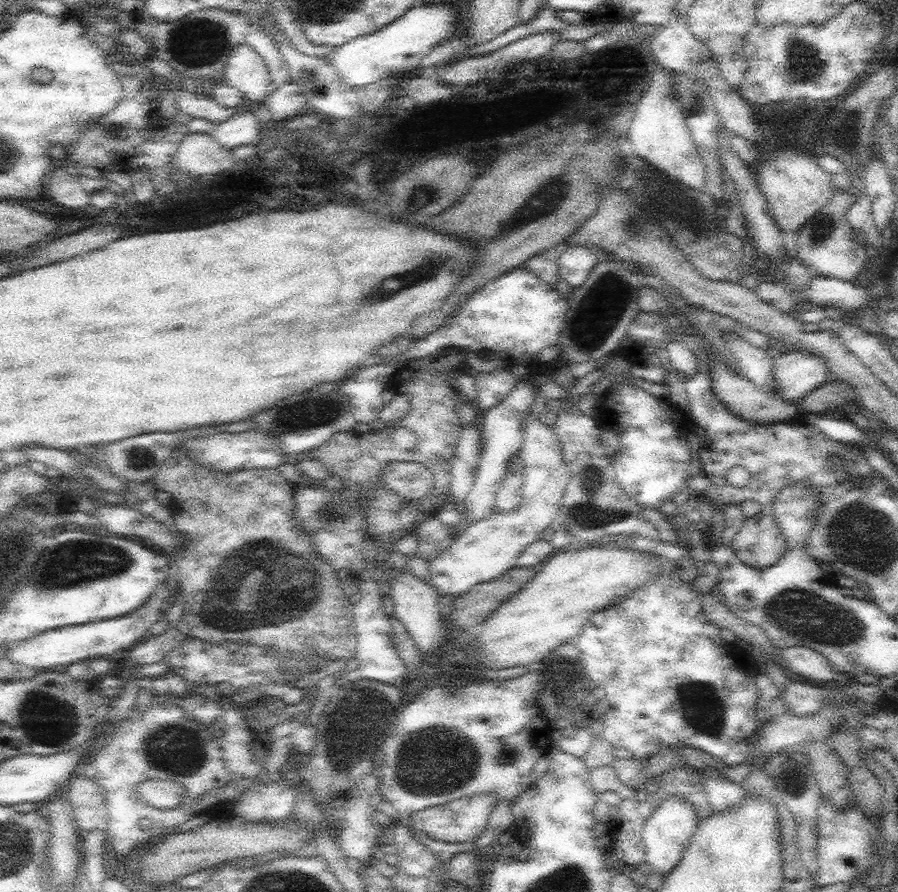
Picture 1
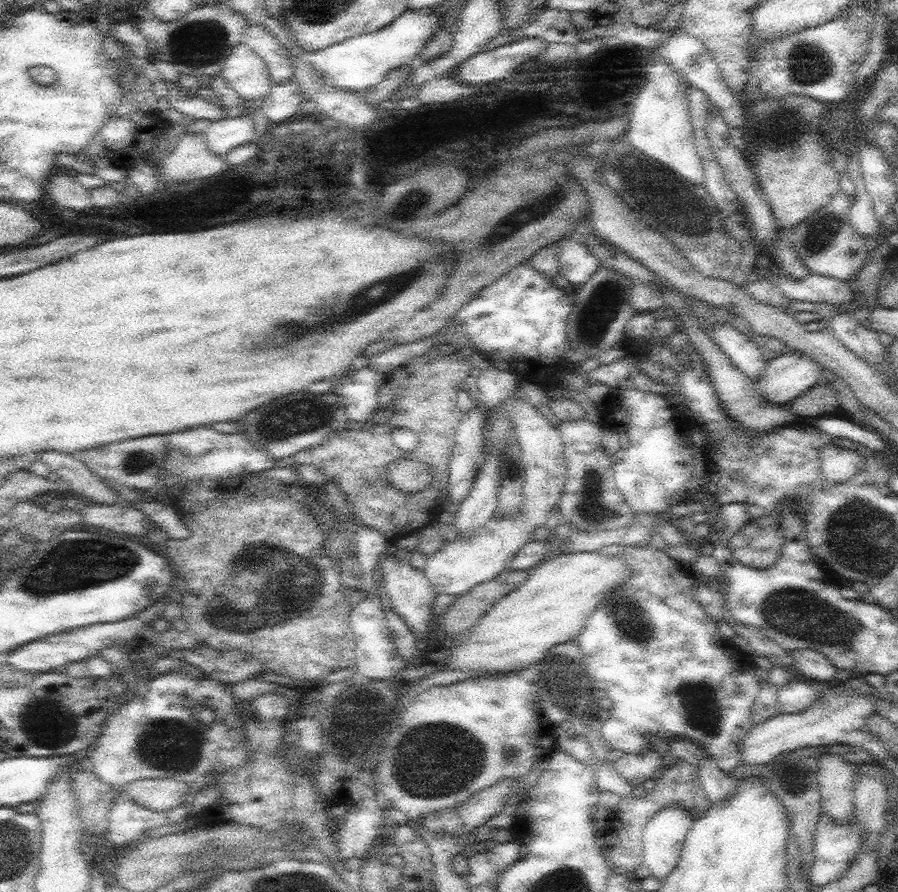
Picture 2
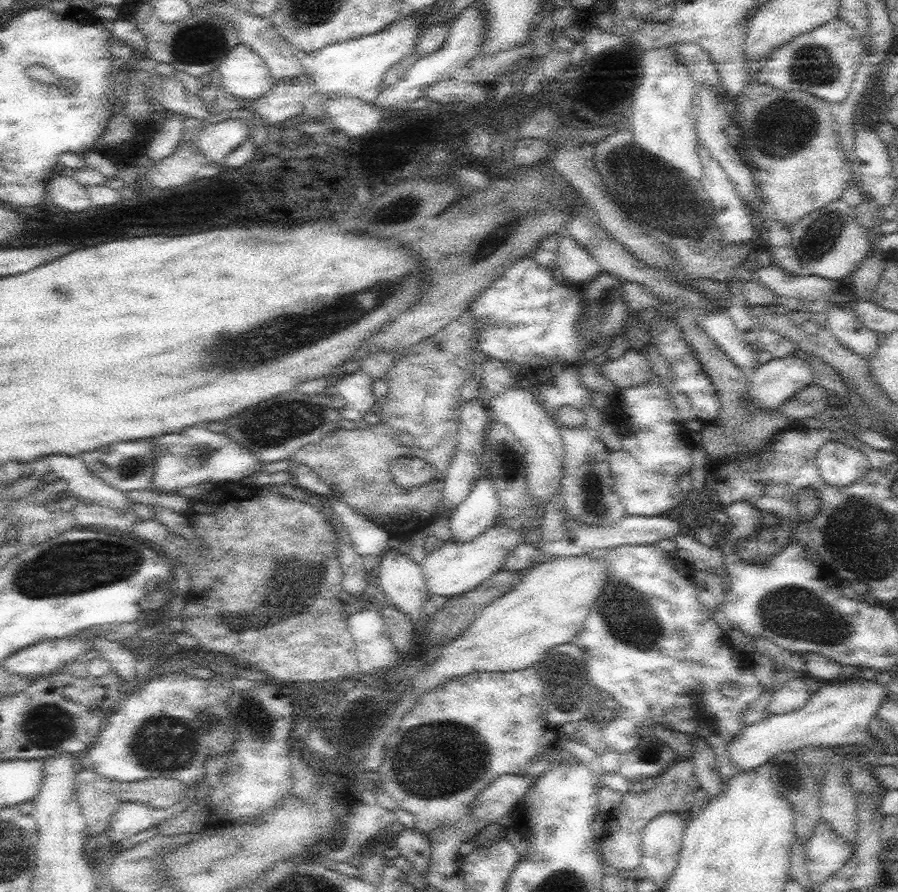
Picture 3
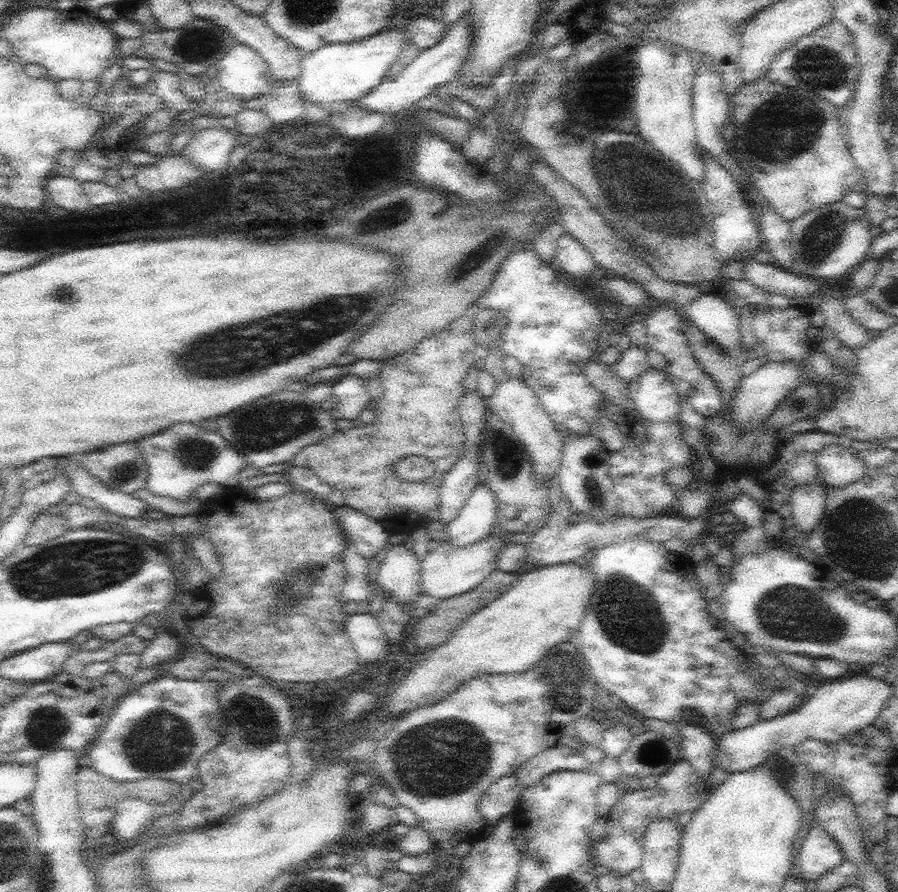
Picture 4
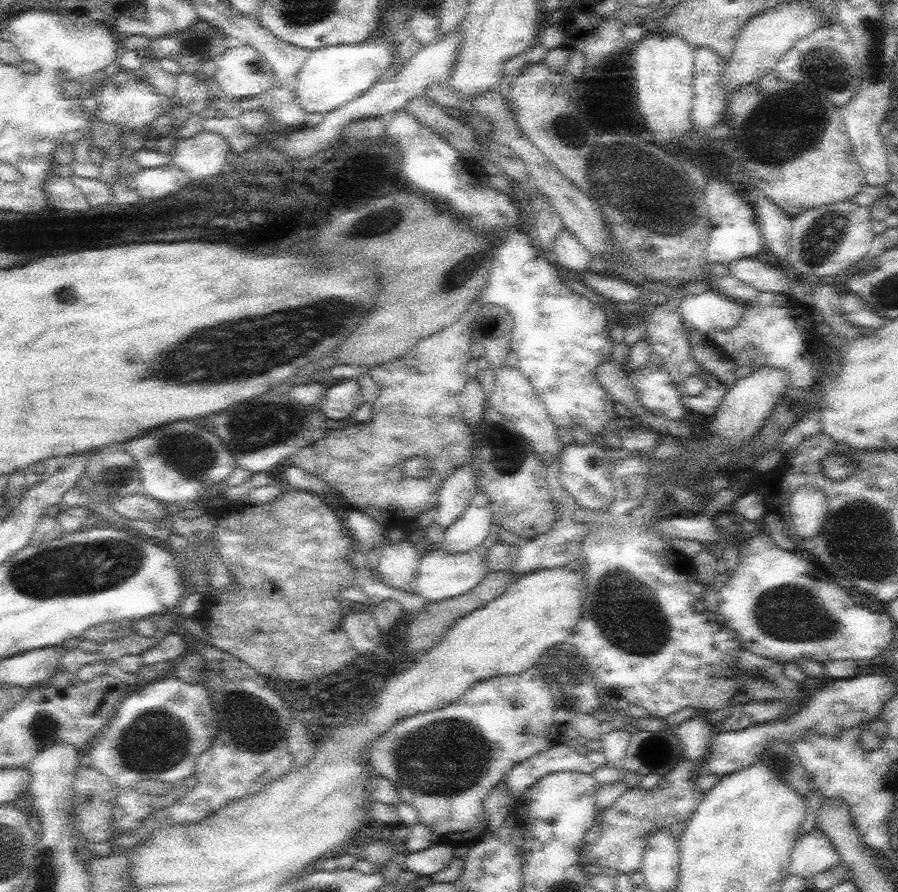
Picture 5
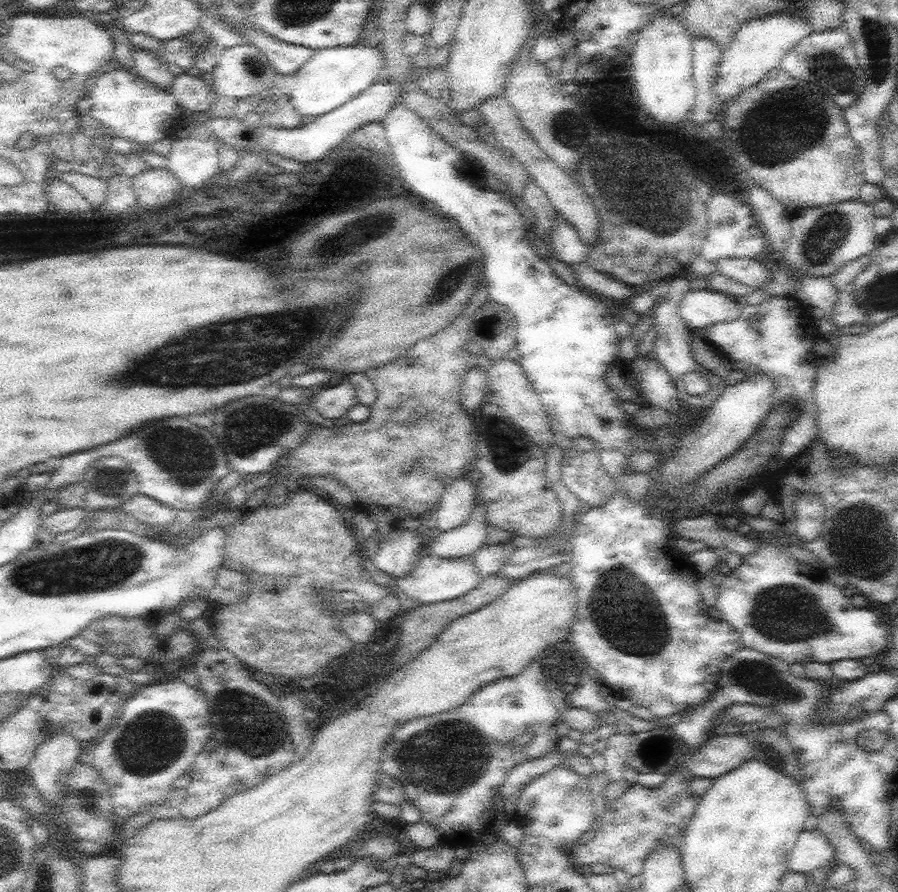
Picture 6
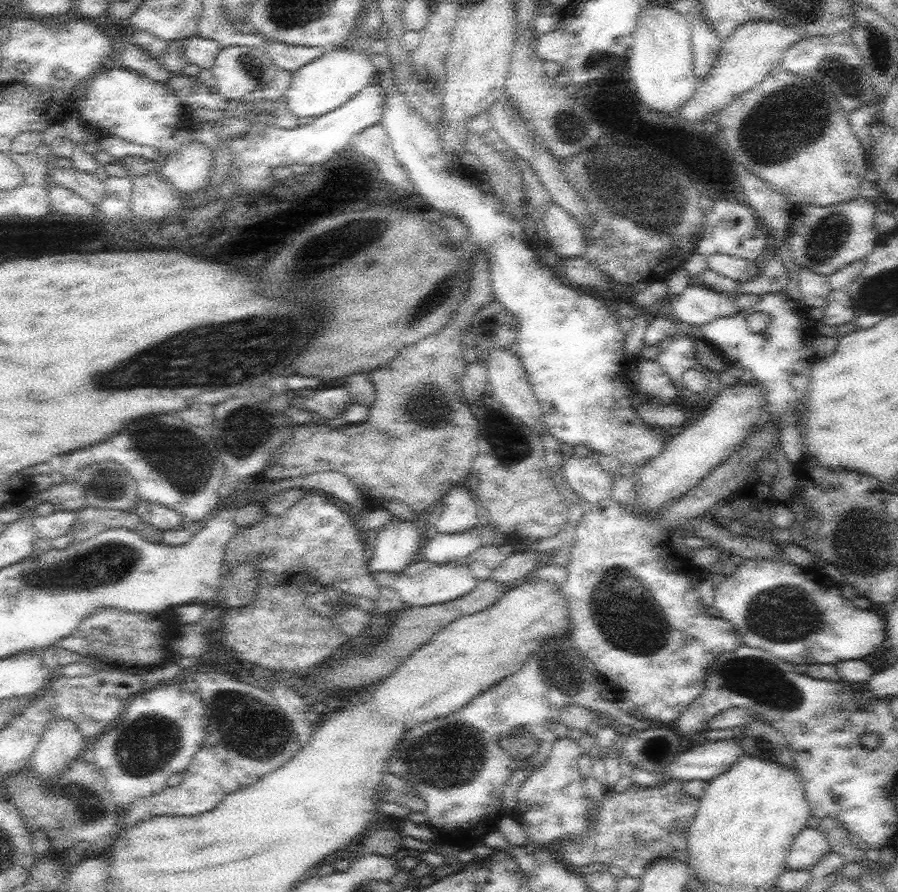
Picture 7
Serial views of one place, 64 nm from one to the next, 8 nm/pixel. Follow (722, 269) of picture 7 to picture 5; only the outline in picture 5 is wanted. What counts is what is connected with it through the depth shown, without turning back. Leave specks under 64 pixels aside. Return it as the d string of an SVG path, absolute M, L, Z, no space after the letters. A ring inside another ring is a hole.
M739 258L723 266L727 276L753 286L757 292L783 292L789 288L789 278L779 268L763 264L755 258Z

